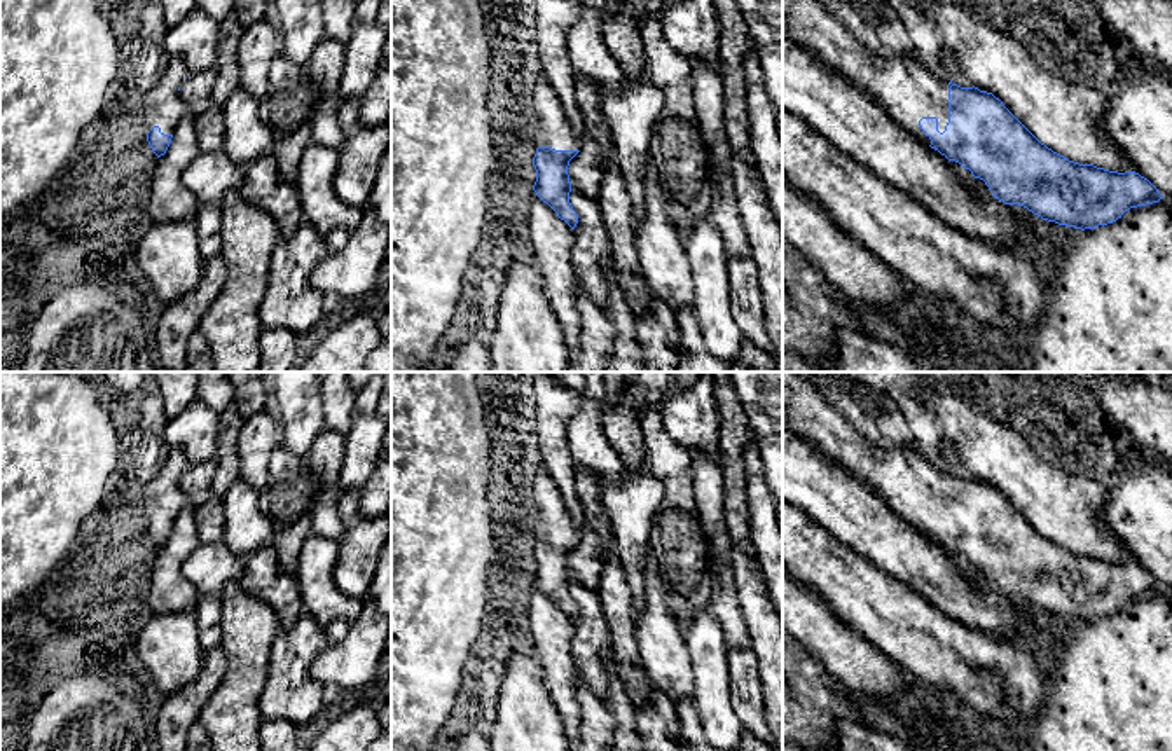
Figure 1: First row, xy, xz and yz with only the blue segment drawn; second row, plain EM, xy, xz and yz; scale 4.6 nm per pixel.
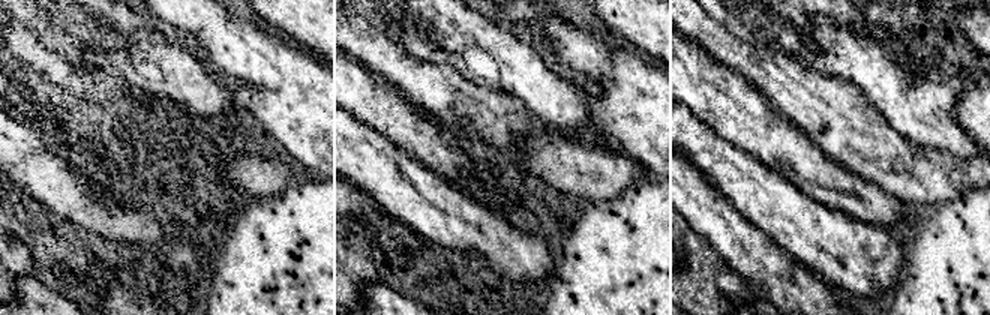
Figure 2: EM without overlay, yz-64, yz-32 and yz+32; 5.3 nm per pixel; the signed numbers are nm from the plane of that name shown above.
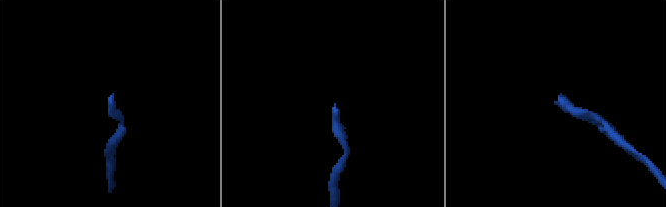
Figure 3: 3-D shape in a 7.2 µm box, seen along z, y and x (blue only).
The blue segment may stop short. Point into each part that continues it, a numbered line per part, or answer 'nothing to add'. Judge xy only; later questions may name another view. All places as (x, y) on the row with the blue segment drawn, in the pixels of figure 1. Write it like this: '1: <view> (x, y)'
1: xy (163, 105)

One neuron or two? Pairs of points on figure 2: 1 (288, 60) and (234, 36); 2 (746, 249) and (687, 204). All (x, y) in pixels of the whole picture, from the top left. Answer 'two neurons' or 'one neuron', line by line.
1: one neuron
2: one neuron

